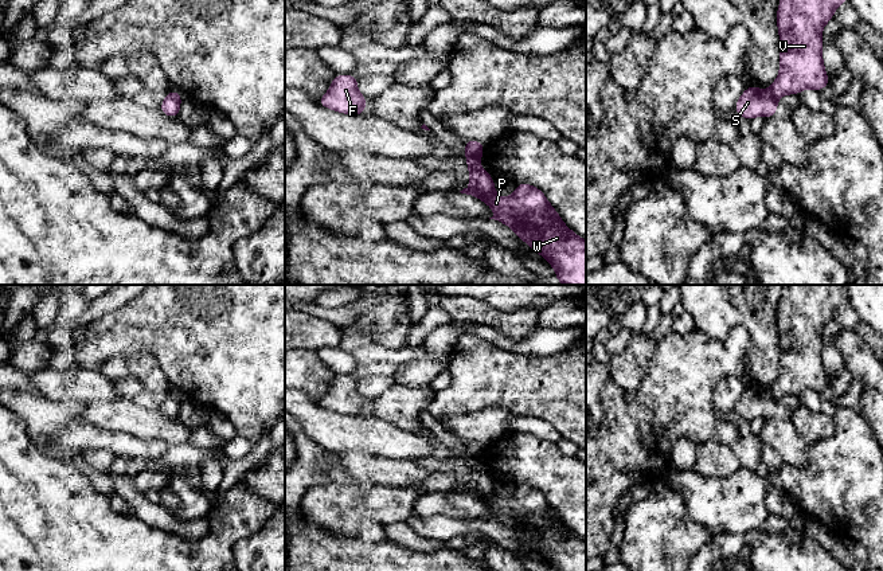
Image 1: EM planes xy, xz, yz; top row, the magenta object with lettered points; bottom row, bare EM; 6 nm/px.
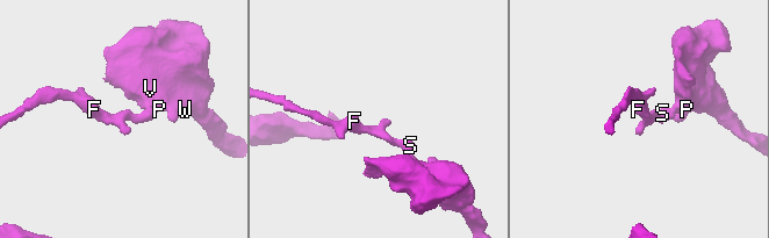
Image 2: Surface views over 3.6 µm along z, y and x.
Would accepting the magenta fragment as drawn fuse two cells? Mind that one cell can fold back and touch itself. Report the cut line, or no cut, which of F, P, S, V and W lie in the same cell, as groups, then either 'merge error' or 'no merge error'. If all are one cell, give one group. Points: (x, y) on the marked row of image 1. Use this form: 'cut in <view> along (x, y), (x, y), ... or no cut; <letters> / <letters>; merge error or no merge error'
cut in yz along (766, 90), (776, 100); F S / P V W; merge error

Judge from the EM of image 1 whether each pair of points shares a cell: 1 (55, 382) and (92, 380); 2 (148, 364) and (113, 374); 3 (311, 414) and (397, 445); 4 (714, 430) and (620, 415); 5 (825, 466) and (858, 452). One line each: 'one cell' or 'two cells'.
1: one cell
2: one cell
3: one cell
4: one cell
5: one cell

